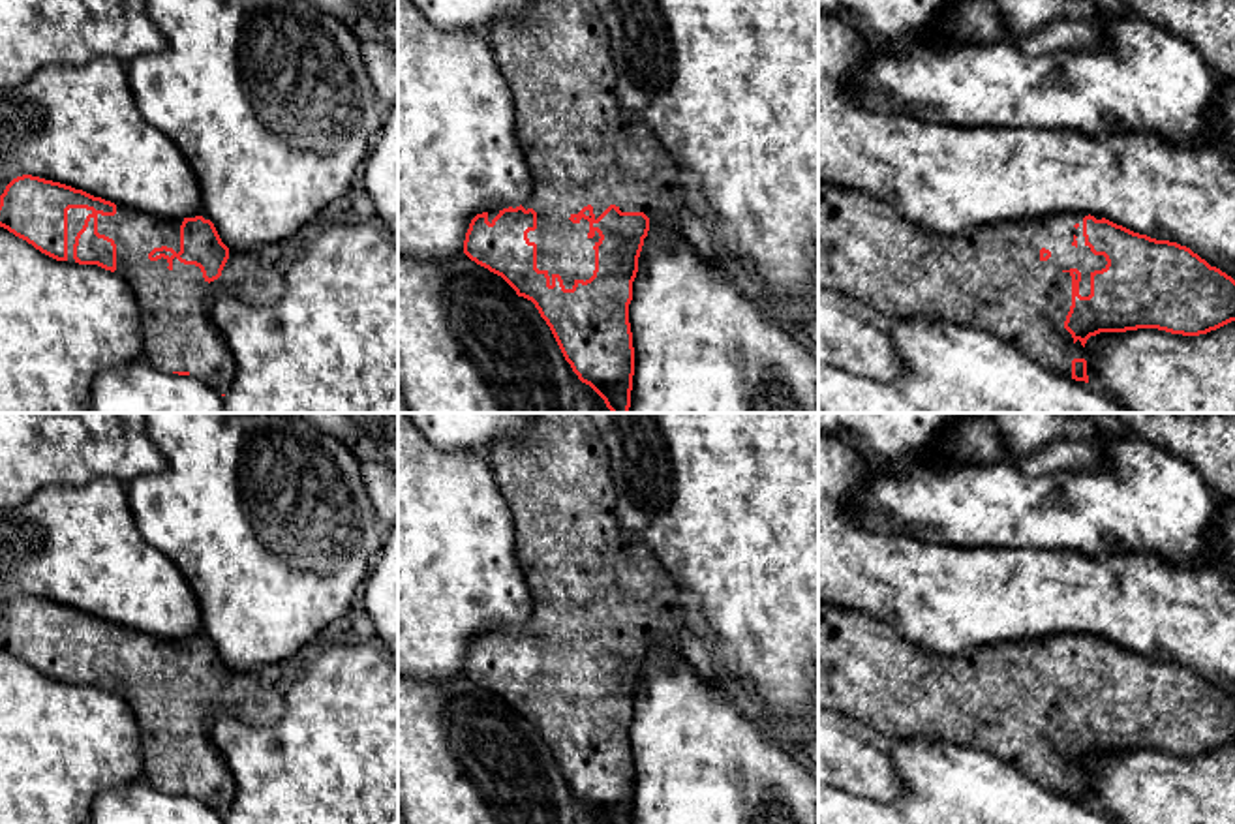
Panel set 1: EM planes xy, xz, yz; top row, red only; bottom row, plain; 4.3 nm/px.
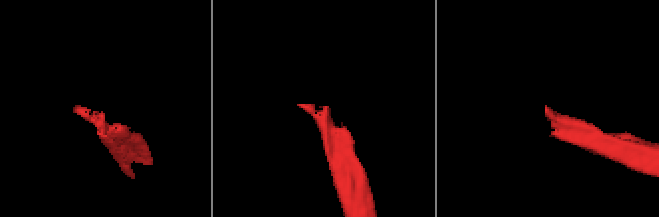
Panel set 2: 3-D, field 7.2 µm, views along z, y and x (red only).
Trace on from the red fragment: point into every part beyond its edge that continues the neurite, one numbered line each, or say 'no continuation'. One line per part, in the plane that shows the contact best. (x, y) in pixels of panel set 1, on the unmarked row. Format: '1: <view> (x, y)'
1: xz (582, 567)

